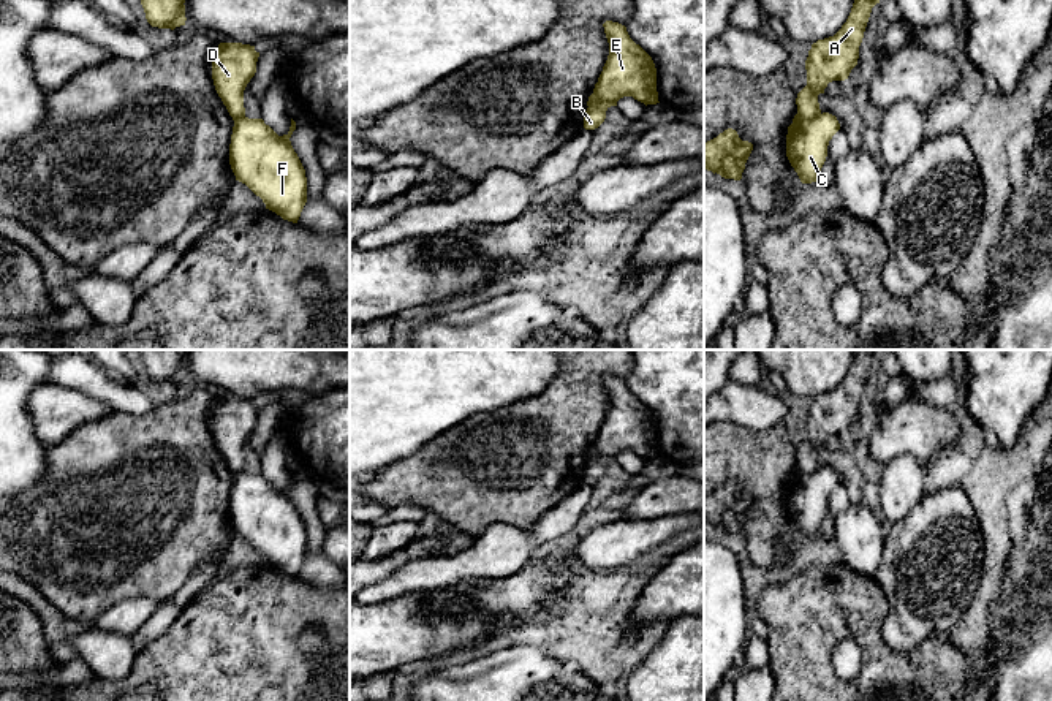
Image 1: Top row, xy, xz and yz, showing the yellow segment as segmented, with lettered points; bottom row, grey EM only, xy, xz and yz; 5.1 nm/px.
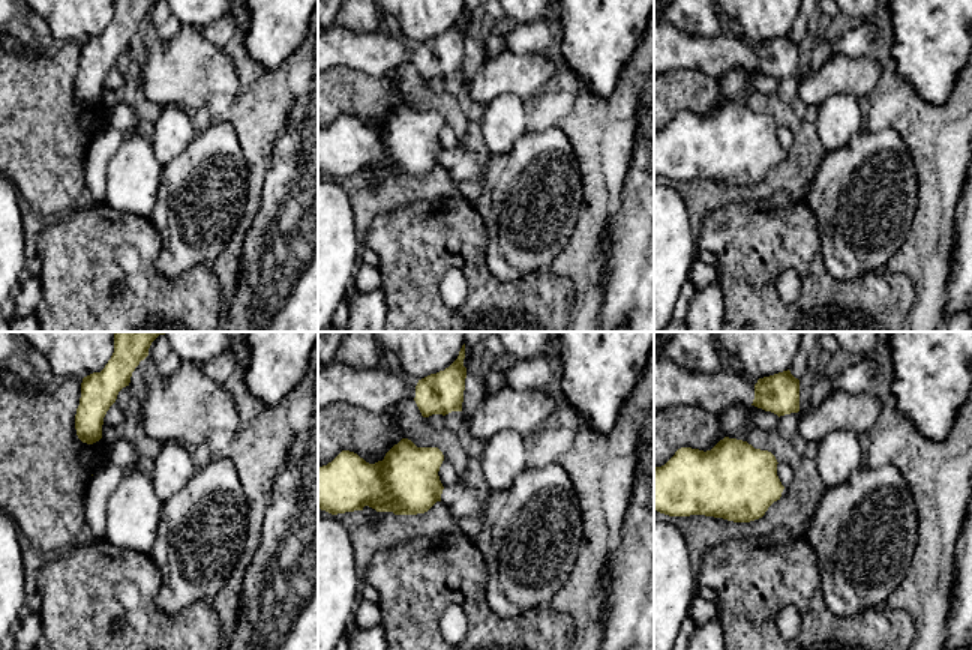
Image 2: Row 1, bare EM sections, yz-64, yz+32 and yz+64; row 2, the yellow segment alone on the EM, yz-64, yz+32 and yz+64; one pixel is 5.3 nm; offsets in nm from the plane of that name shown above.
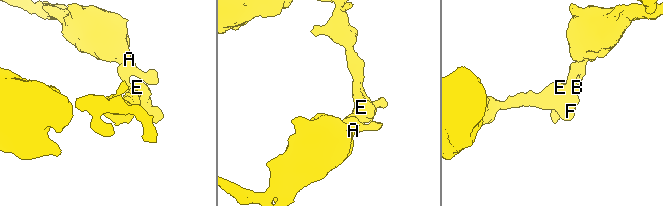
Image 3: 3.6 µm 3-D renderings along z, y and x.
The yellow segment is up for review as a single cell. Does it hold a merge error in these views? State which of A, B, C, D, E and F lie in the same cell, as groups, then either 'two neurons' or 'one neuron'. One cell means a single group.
groups A D / B C E F; two neurons

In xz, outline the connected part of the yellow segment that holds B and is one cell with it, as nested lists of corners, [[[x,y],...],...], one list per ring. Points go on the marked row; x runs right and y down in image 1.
[[[606,21],[603,27],[609,55],[593,89],[595,103],[585,111],[585,130],[598,128],[606,111],[623,97],[633,97],[645,106],[660,103],[652,57],[630,38],[625,25]]]

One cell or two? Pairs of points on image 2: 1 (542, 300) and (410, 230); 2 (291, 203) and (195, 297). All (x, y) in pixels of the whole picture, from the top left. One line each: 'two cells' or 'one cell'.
1: one cell
2: two cells

